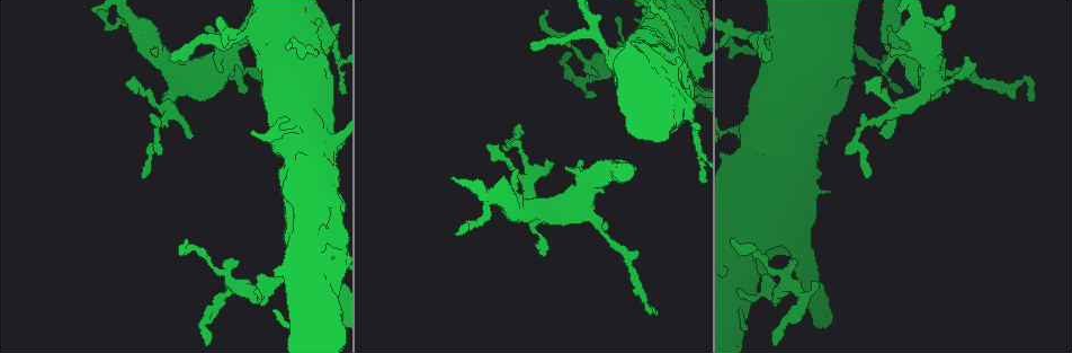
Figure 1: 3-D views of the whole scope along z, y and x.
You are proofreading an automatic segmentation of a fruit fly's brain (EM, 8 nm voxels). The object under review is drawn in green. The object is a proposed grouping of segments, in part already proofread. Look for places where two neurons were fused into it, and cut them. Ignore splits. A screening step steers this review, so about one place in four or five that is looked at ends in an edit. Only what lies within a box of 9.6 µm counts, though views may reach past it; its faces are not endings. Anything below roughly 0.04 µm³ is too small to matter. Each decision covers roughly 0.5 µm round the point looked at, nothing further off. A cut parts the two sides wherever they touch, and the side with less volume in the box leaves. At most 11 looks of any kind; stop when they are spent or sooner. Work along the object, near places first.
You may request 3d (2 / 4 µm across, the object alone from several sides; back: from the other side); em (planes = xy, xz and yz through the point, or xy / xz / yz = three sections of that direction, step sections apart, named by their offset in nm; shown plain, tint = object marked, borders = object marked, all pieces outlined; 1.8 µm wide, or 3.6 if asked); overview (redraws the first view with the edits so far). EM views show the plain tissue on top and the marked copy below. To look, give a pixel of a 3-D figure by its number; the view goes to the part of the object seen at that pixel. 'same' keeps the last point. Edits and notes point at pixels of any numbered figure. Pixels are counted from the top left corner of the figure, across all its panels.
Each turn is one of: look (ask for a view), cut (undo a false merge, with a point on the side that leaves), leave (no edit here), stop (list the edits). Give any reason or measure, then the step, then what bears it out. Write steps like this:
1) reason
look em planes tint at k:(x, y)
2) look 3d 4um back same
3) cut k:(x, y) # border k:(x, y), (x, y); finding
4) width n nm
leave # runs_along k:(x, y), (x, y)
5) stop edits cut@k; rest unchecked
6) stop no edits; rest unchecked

sudden change in width
look em 3.6um planes tint at 1:(687, 59)

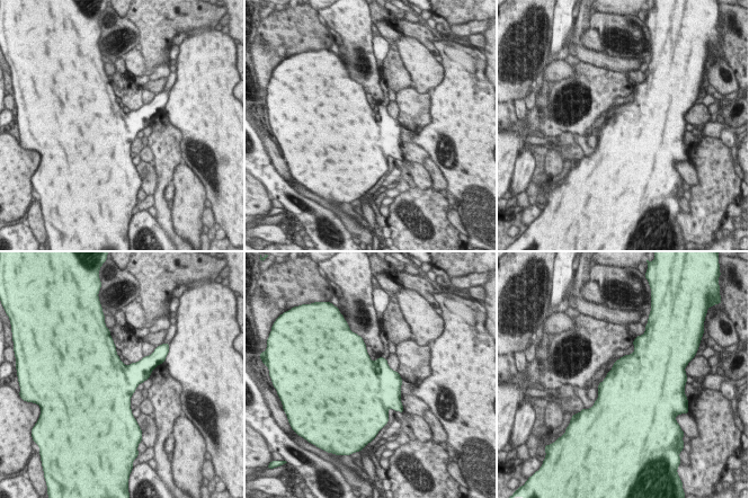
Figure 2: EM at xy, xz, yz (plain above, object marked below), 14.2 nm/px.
leave # all the same neuron

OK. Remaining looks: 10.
thick turns thin
look 3d 2um at 1:(316, 52)

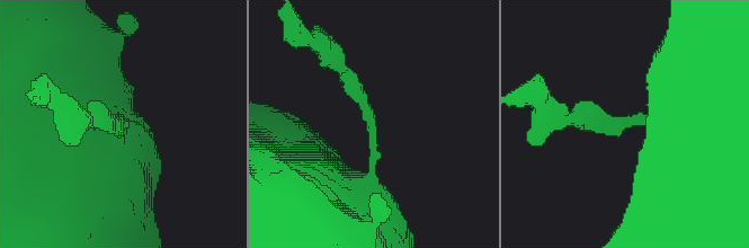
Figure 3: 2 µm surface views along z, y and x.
need the tissue
look em planes tint at 3:(372, 123)

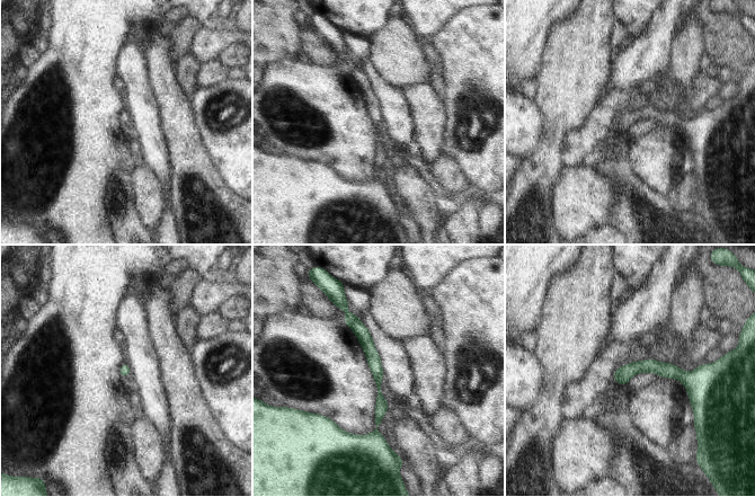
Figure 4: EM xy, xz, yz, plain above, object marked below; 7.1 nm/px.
arm_widths 170, 1050 nm
leave # all the same neuron

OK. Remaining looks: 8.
three-way junction
look em yz step 4 tint at 1:(231, 38)

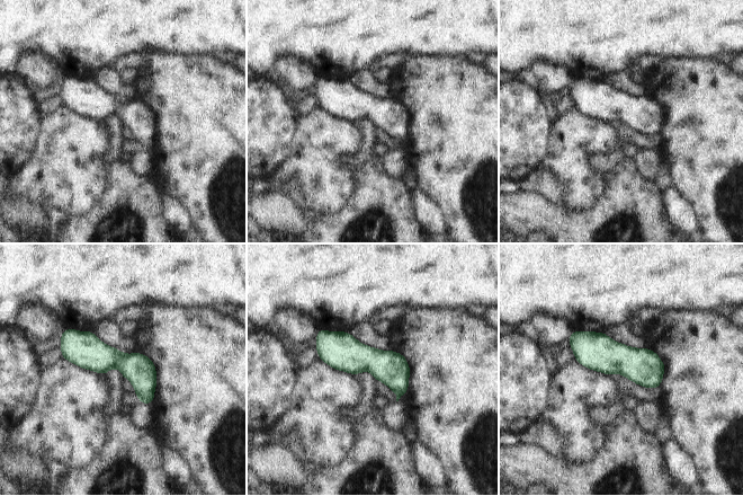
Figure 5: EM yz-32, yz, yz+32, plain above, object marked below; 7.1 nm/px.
look em planes tint same

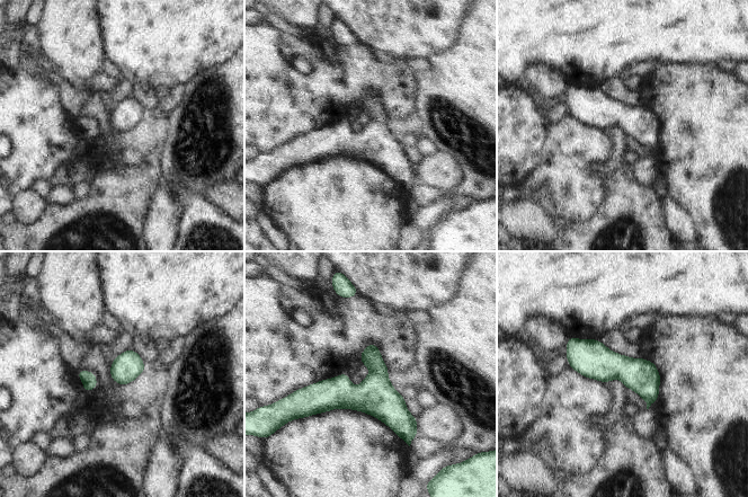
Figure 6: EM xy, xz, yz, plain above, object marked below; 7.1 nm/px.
width 200 nm
leave # runs_along 6:(305, 395), (379, 398), (413, 429); one neuron here

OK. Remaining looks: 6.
a narrow waist
look 3d 4um at 1:(901, 105)

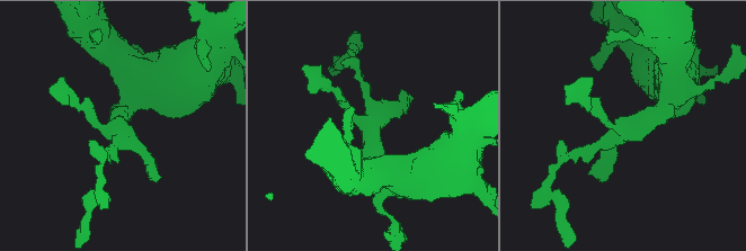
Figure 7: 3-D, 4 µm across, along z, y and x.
now the EM
look em planes tint at 7:(120, 128)

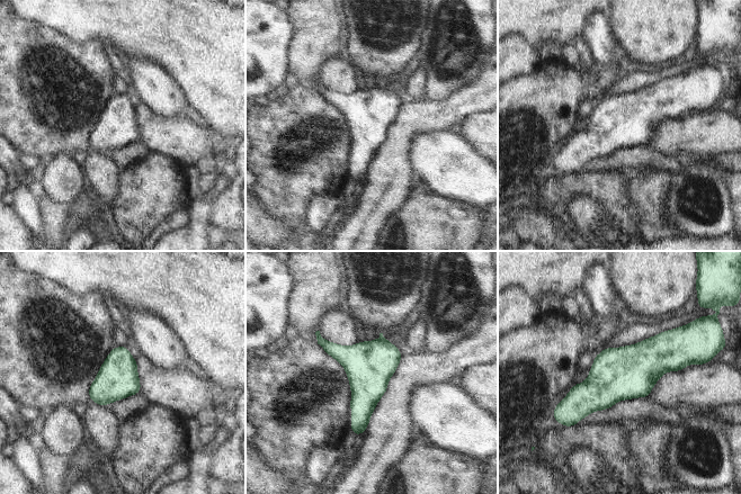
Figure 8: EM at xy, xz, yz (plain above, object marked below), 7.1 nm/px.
width 280 nm
leave # runs_along 8:(689, 360), (648, 360), (563, 405); all the same neuron

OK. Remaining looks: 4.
stop no edits; rest unchecked

